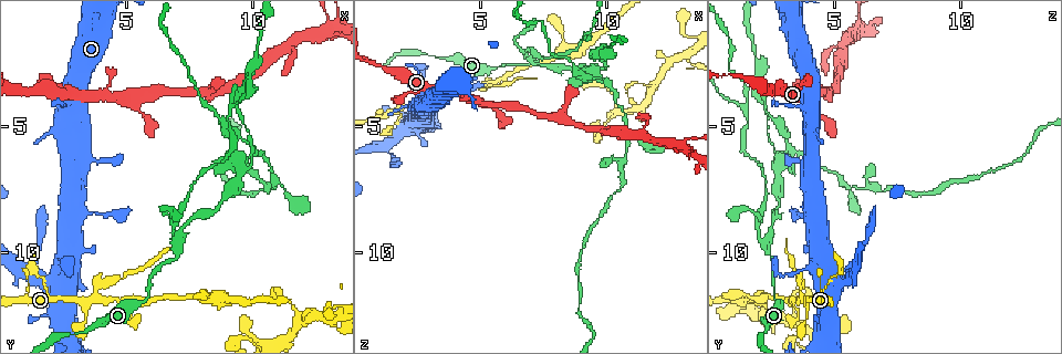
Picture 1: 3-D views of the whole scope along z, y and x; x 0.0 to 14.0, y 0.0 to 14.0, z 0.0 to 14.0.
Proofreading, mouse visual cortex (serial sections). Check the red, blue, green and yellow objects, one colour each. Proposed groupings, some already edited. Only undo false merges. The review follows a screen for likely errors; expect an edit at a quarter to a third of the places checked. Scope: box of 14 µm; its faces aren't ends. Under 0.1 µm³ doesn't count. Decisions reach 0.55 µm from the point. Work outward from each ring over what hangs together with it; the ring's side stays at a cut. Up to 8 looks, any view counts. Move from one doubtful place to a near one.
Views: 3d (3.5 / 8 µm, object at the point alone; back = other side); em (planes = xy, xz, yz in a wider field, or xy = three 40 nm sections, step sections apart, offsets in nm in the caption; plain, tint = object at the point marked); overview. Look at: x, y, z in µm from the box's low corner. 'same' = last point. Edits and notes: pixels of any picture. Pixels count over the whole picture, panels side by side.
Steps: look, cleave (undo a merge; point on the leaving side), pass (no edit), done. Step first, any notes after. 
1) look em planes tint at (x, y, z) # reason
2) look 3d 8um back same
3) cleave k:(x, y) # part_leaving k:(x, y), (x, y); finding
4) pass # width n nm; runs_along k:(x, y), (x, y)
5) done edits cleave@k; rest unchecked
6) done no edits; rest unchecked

look 3d 3.5um at (5.1, 3.8, 4.0) # three-way junction

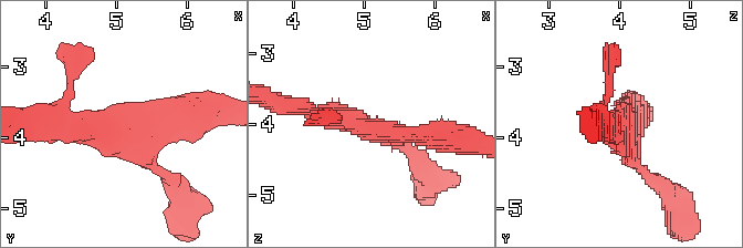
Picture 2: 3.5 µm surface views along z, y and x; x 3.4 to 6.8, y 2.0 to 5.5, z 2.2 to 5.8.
look em xy step 2 tint at (5.05, 3.90, 4.05) # arms 3; arm_widths 200, 250, 250 nm; need the tissue

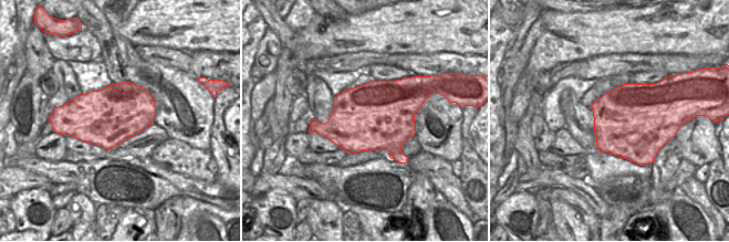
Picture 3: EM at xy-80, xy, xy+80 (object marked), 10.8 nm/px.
pass # continuous, no second cell

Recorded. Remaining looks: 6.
look 3d 8um at (13.0, 1.3, 6.0) # arms part here

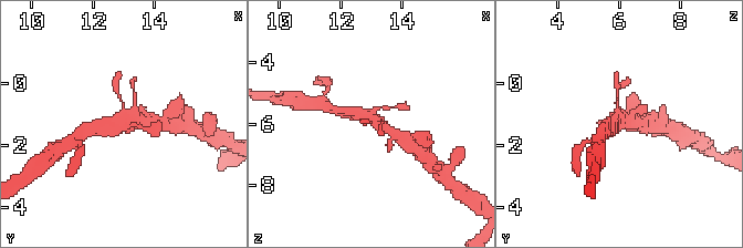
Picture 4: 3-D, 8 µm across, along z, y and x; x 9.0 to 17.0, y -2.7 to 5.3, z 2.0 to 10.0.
look em xy step 5 tint at (13.2, 1.2, 5.9)

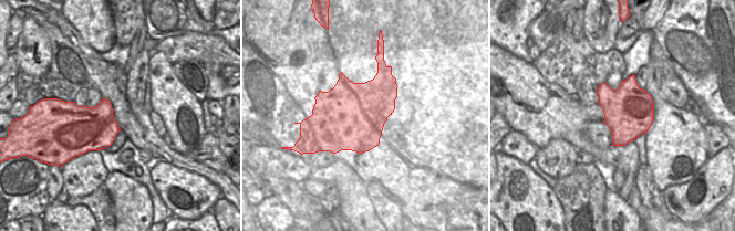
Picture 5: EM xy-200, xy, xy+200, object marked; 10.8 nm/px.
pass # runs_along 4:(345, 112), (370, 116), (400, 137); all the same cell

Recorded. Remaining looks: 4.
look 3d 3.5um at (3.8, 11.7, 3.8) # arms part here

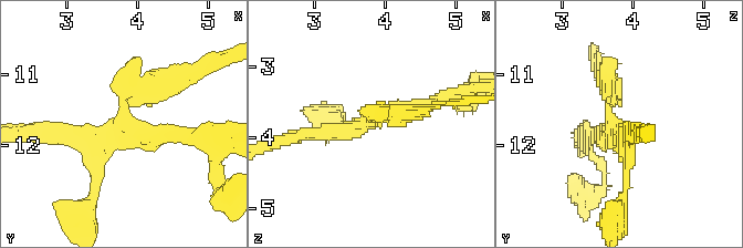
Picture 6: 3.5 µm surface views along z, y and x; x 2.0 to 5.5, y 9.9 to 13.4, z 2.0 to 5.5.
look em planes tint at (3.70, 11.80, 3.80) # shape alone is not enough

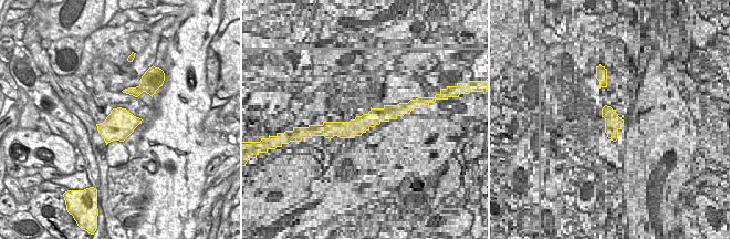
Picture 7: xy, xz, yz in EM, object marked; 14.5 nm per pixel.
cleave 6:(400, 123) # part_leaving 6:(132, 102), (220, 58); a second cell is stuck on

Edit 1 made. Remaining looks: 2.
done edits cleave@6; rest unchecked

